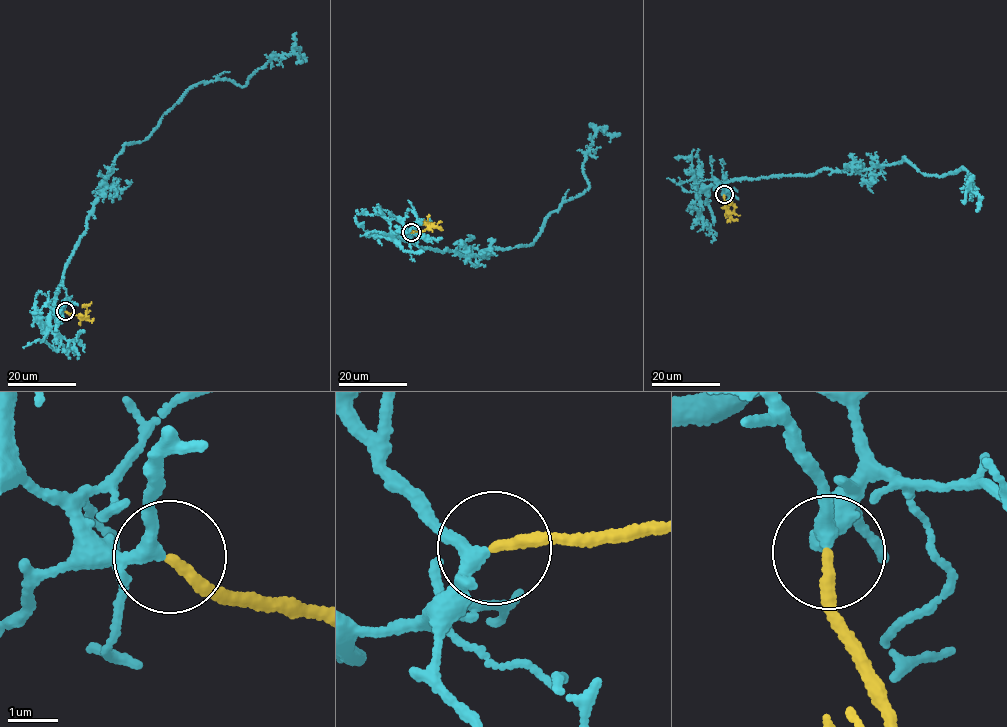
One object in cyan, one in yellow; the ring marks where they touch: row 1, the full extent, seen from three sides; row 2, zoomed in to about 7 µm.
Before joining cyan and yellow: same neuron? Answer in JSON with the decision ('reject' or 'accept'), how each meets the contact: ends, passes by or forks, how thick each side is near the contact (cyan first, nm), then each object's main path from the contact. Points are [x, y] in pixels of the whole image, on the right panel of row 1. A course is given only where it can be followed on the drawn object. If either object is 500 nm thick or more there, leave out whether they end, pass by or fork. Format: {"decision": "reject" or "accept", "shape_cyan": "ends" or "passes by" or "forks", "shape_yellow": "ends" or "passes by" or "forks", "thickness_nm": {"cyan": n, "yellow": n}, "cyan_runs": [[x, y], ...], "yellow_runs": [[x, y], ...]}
{"decision": "accept", "shape_cyan": "passes by", "shape_yellow": "ends", "thickness_nm": {"cyan": 240, "yellow": 220}, "cyan_runs": [[723, 195], [732, 180], [853, 172], [904, 157], [924, 175], [965, 170], [976, 212]], "yellow_runs": [[723, 195], [731, 213], [735, 209], [730, 203]]}

